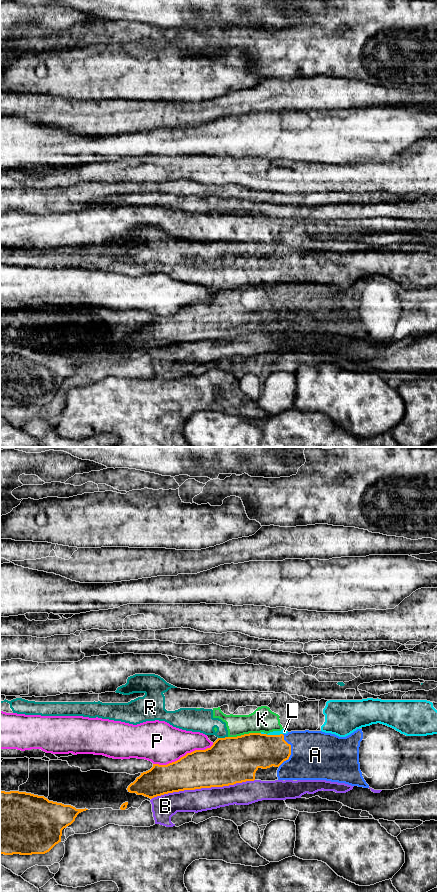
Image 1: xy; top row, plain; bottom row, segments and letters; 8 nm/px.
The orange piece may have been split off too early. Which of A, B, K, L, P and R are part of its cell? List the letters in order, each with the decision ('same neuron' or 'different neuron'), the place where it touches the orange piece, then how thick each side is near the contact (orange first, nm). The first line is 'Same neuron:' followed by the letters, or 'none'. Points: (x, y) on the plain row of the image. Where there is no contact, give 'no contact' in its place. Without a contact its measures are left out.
Same neuron: A
A: same neuron; meets orange in xy at (290, 303); 280 nm thick on the orange side, 400 nm on the other
B: different neuron; meets orange in xy at (202, 339); 340 nm thick on the orange side, 190 nm on the other
K: different neuron; meets orange in xy at (244, 286); 380 nm thick on the orange side, 190 nm on the other
L: different neuron; meets orange in xy at (271, 287); 300 nm thick on the orange side, 50 nm on the other
P: different neuron; meets orange in xy at (183, 308); 320 nm thick on the orange side, 340 nm on the other
R: different neuron; meets orange in xy at (222, 290); 380 nm thick on the orange side, 190 nm on the other

